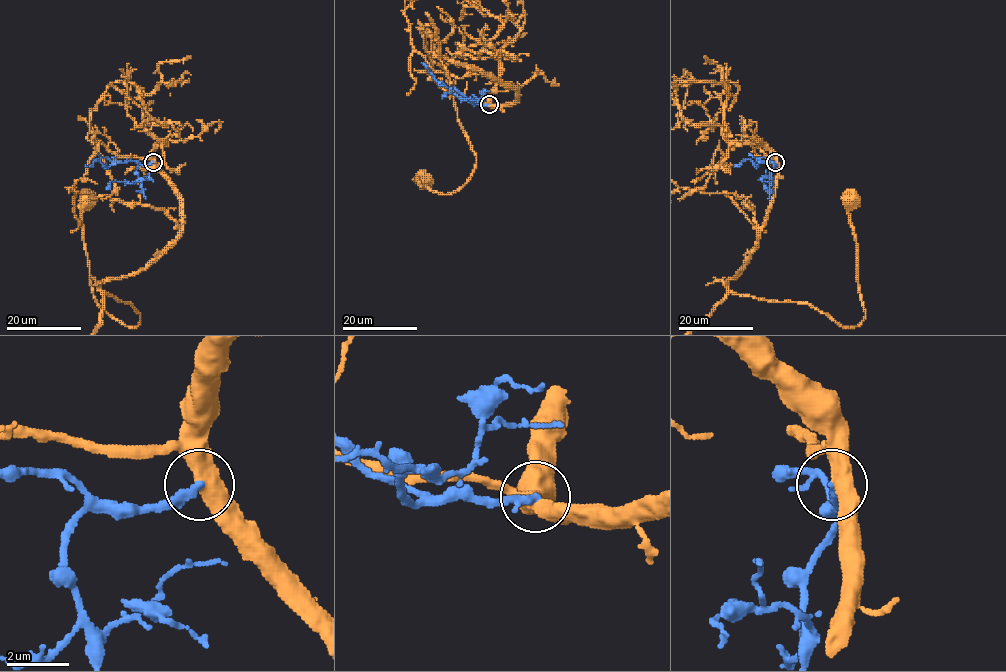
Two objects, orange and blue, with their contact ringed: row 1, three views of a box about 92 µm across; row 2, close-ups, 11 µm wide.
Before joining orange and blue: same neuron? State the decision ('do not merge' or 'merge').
do not merge

